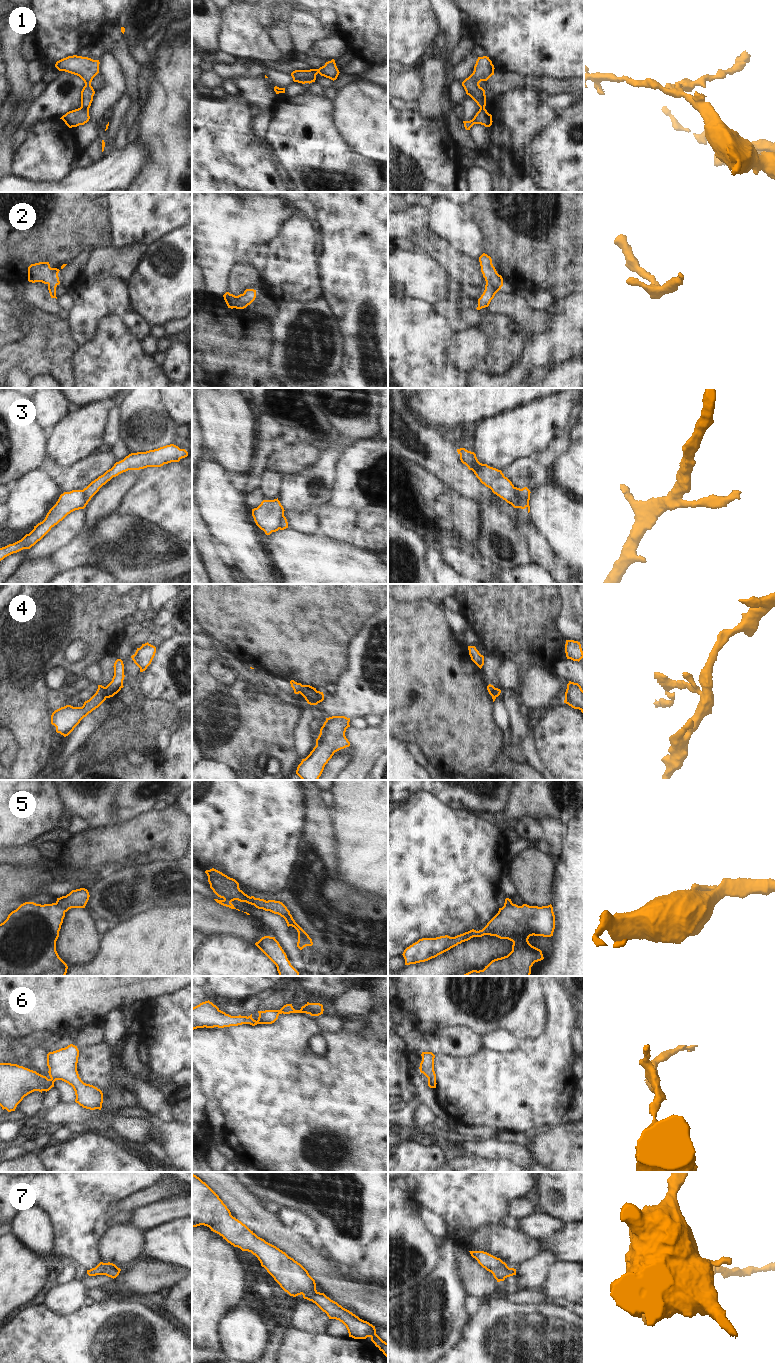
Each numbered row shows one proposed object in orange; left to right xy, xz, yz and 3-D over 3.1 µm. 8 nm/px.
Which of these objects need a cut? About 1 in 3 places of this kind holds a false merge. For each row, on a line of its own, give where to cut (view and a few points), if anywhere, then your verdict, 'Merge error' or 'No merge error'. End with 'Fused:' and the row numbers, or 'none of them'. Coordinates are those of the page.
1: Split along xy (81, 106), (88, 109). Merge error
2: No split. No merge error
3: Split along yz (513, 487), (520, 507). Merge error
4: Split along xy (104, 687), (105, 698). Merge error
5: Split along xy (55, 903), (64, 912). Merge error
6: No split. No merge error
7: No split. No merge error
Fused: 1, 3, 4, 5.

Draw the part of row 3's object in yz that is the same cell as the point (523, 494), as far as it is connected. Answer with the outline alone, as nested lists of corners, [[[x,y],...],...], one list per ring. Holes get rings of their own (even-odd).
[[[514,487],[515,493],[519,499],[519,507],[521,509],[528,508],[528,513],[530,512],[529,500],[530,500],[530,490],[527,487],[522,489]]]

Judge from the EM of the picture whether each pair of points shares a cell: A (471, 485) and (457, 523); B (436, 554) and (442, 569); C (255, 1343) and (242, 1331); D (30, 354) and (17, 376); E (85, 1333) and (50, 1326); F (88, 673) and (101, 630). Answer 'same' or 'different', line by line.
A: different
B: same
C: same
D: different
E: same
F: different

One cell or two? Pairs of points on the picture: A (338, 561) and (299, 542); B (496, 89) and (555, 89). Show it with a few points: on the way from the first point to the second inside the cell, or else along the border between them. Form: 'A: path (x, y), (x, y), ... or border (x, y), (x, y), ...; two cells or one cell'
A: path (328, 561), (318, 561), (309, 552); one cell
B: path (511, 82), (535, 82), (540, 84); one cell

